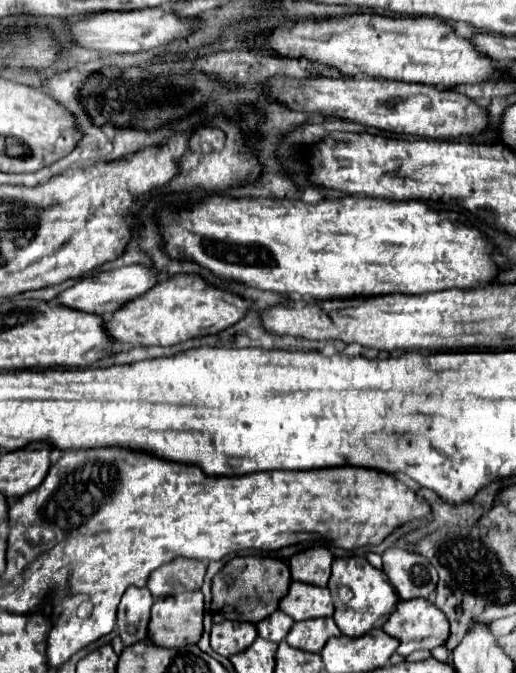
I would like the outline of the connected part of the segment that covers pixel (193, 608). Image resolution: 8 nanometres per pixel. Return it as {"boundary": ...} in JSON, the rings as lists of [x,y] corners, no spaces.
{"boundary":[[[200,590],[158,598],[152,606],[148,638],[166,648],[196,644],[202,634],[204,596]]]}

